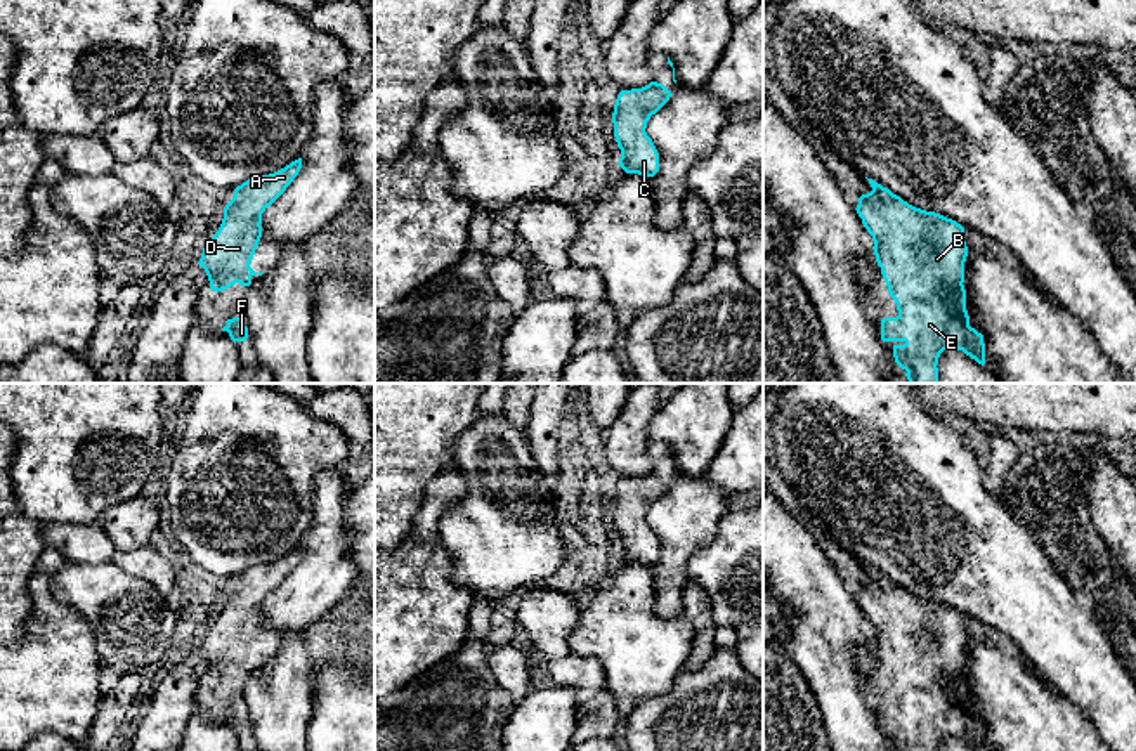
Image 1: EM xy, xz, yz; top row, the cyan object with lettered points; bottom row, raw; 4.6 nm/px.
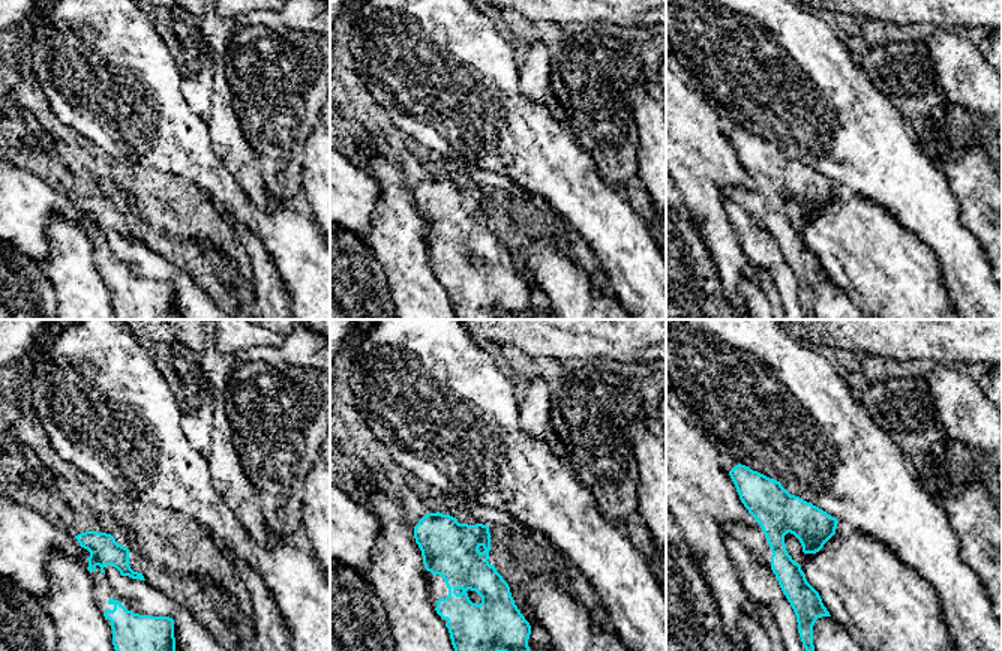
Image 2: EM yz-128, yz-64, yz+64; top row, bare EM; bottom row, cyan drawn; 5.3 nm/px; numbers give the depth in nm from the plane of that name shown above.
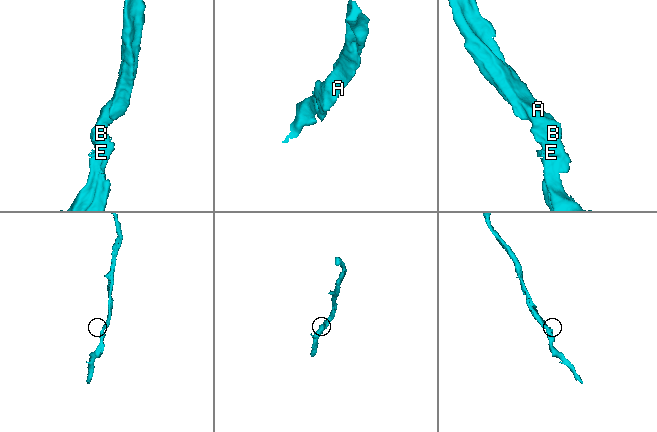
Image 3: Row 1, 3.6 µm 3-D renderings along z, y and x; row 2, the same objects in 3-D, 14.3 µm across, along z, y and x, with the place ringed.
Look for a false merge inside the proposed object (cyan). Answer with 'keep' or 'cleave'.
keep

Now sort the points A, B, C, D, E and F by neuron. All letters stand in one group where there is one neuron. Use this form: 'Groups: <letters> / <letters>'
Groups: A B C D E F

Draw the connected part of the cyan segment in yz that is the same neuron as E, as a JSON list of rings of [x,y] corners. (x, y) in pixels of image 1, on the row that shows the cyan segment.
[[[867,179],[872,191],[859,198],[857,213],[872,236],[876,262],[898,316],[881,319],[881,340],[893,342],[895,362],[905,369],[909,383],[938,383],[938,357],[947,349],[963,350],[985,364],[983,335],[970,326],[964,290],[968,246],[964,227],[935,212],[916,208]]]

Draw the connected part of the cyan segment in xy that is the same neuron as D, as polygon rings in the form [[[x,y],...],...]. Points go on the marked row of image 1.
[[[302,158],[274,173],[248,179],[234,189],[222,224],[198,262],[208,276],[210,290],[219,293],[236,283],[251,284],[257,272],[250,264],[262,238],[262,213],[286,191],[300,168]]]

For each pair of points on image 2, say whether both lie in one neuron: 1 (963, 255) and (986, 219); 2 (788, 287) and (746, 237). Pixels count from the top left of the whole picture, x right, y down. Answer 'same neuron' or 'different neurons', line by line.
1: different neurons
2: same neuron

